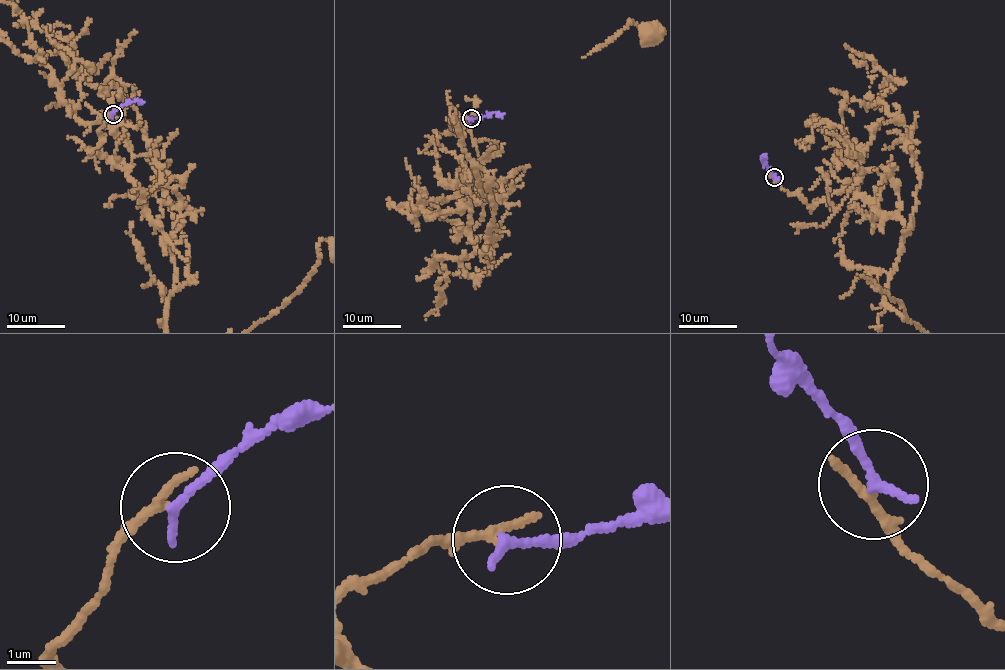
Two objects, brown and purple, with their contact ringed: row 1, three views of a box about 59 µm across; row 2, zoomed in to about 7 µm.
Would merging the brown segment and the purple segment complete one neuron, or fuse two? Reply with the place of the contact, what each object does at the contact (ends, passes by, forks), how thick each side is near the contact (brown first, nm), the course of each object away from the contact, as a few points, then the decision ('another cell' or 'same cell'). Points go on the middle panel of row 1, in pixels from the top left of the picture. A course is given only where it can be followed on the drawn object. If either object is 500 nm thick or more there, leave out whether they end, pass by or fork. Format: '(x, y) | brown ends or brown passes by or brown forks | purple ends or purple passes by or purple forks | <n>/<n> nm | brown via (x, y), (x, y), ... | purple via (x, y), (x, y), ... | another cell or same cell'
(471, 118) | brown passes by | purple ends | 150/240 nm | purple via (471, 118), (503, 114) | another cell

